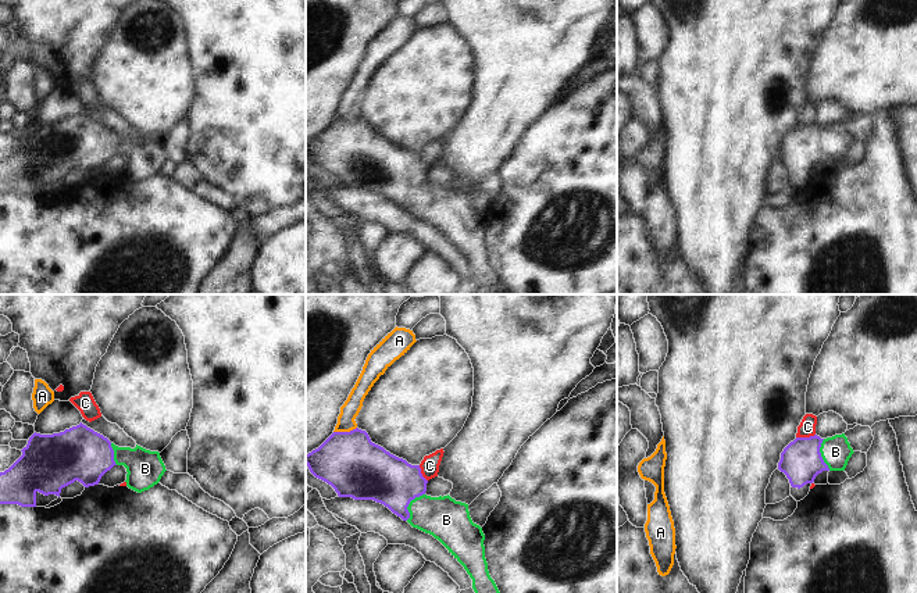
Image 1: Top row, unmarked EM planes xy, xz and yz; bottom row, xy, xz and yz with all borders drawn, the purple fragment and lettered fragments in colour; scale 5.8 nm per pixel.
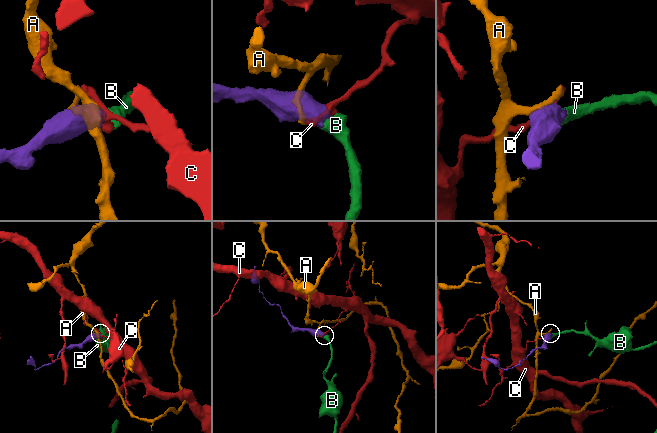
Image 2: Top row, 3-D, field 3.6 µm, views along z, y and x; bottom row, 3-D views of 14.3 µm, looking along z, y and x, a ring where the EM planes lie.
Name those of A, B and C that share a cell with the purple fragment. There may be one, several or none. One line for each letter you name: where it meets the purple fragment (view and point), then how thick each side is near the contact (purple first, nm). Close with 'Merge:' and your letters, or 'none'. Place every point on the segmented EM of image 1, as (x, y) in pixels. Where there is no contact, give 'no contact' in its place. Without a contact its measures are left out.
B: contact xz (409, 503); calibres 300 and 240 nm
Merge: B

